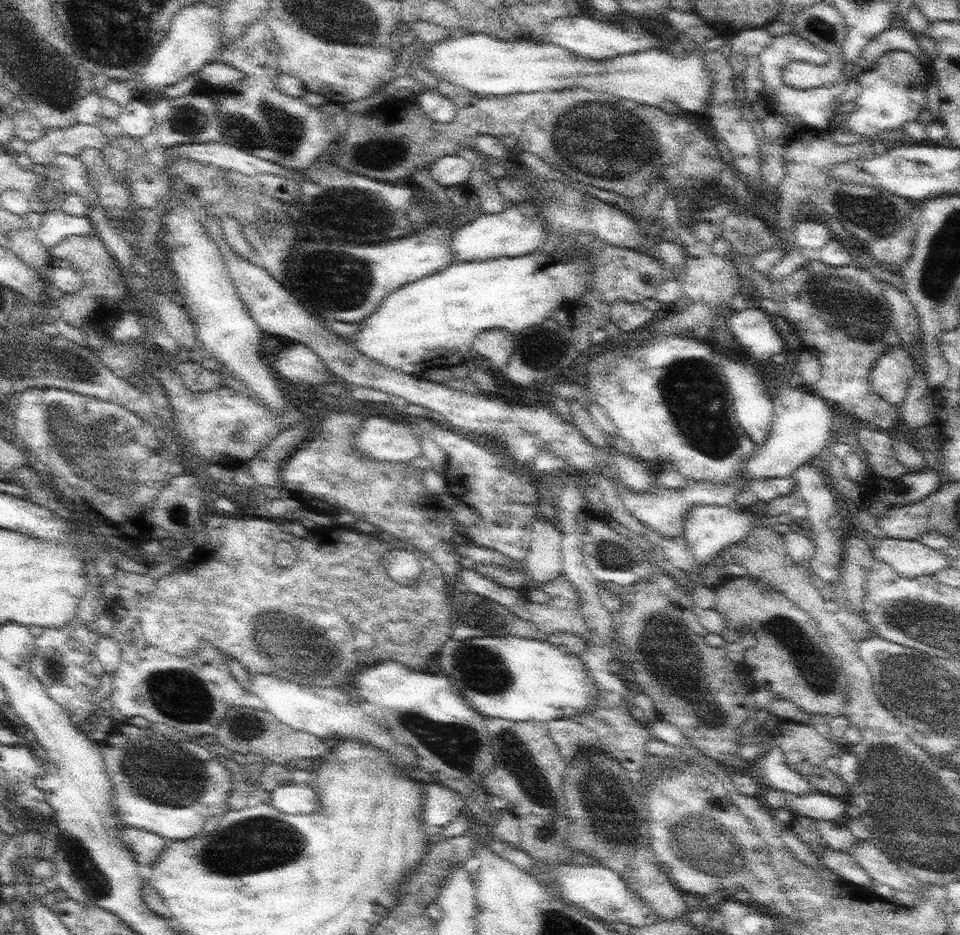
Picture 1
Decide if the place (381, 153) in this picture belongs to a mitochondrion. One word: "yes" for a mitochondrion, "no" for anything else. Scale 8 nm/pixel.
yes

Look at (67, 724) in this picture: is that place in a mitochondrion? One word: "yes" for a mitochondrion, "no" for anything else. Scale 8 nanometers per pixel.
no

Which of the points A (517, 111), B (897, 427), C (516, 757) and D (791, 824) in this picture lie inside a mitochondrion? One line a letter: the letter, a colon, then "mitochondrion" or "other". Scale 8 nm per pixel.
A: other
B: other
C: mitochondrion
D: other

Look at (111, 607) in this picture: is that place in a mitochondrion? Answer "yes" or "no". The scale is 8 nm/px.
no

